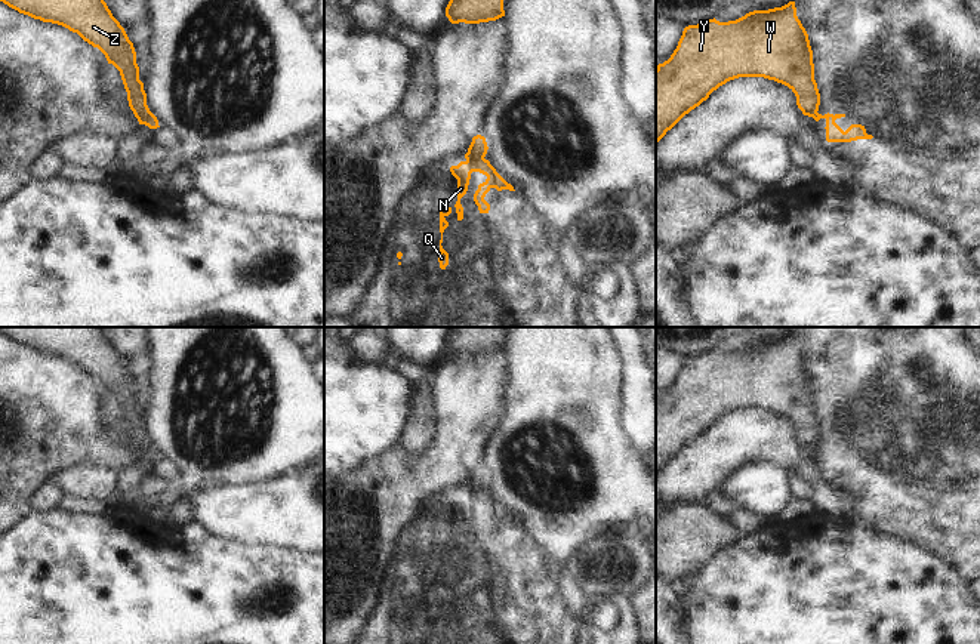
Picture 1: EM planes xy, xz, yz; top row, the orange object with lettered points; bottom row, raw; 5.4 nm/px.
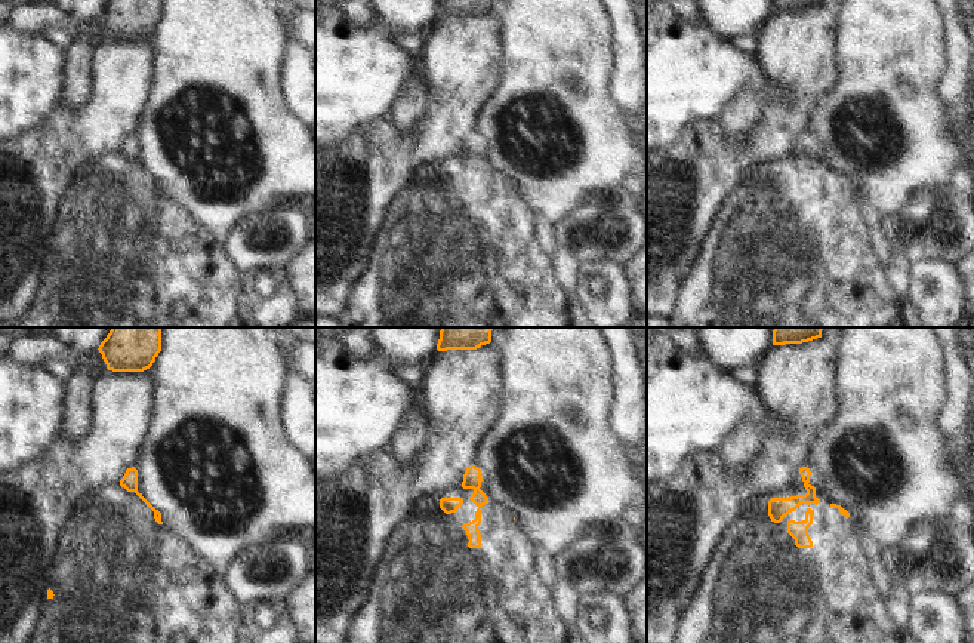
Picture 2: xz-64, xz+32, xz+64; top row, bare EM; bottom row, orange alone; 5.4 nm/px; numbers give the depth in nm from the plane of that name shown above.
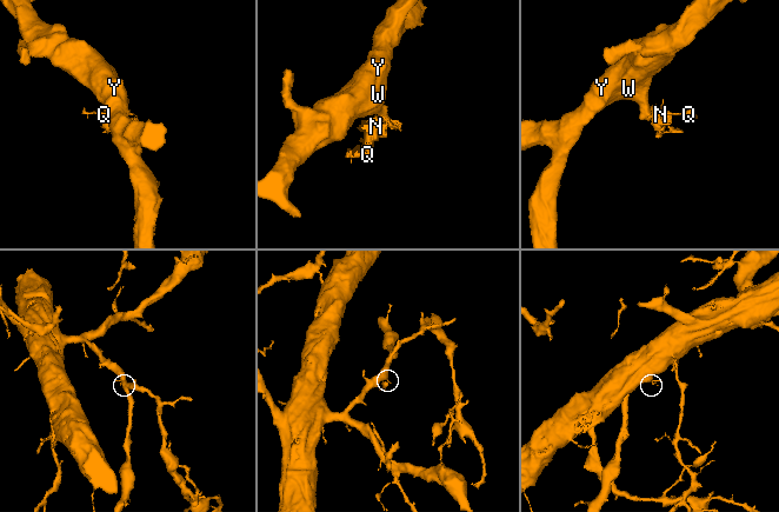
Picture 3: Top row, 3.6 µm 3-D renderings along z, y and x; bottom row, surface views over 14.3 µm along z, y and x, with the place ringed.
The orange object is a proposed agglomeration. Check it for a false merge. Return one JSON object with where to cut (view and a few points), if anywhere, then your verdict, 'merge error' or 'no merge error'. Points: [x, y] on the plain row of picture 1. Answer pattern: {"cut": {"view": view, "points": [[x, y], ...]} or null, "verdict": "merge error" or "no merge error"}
{"cut": {"view": "xz", "points": [[468, 483], [474, 489], [483, 489]]}, "verdict": "merge error"}

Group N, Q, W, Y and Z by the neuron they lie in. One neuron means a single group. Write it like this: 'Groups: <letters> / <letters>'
Groups: N Q / W Y Z

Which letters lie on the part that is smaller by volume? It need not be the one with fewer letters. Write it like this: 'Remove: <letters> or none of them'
Remove: N, Q.

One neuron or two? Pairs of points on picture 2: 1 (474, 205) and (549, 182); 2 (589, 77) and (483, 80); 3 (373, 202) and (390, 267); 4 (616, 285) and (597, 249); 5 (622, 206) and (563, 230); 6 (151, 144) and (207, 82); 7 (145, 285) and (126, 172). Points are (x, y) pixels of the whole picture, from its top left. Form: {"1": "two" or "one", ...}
{"1": "two", "2": "two", "3": "two", "4": "two", "5": "one", "6": "one", "7": "one"}

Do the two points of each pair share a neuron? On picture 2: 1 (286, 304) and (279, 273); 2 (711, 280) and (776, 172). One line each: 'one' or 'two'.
1: one
2: one

